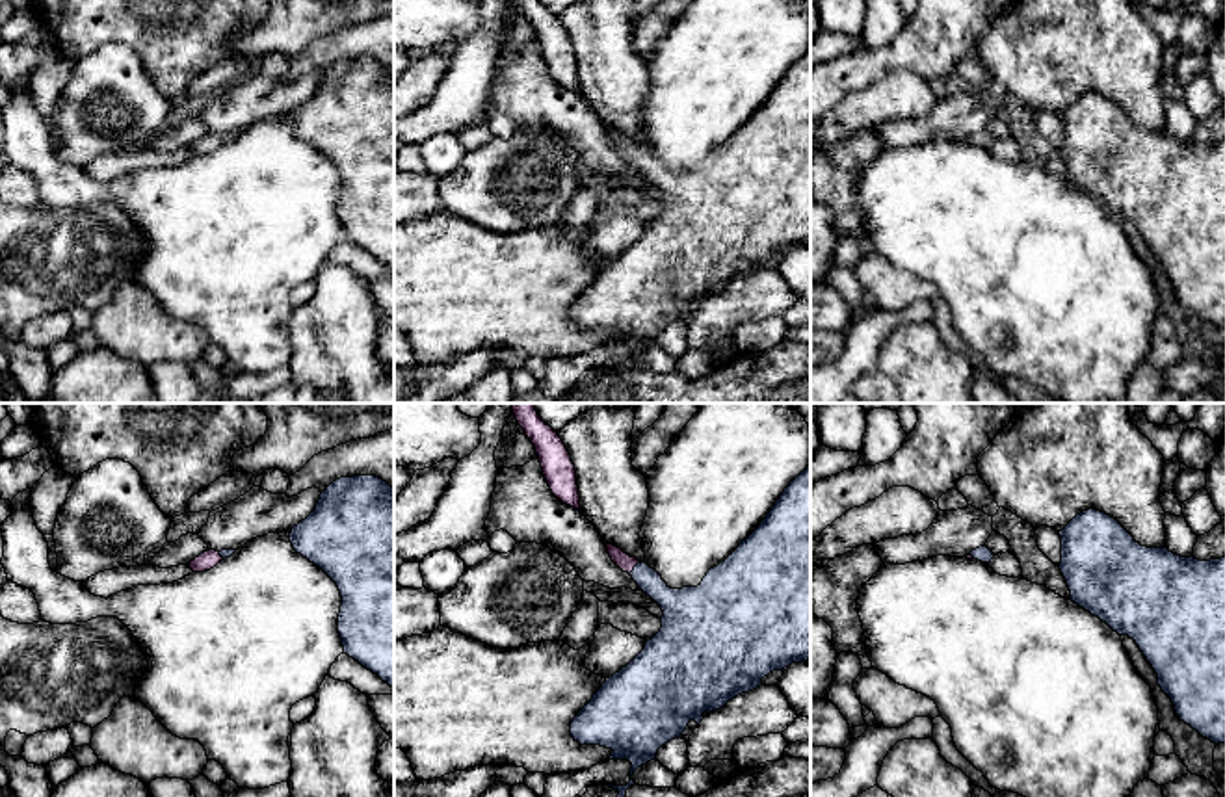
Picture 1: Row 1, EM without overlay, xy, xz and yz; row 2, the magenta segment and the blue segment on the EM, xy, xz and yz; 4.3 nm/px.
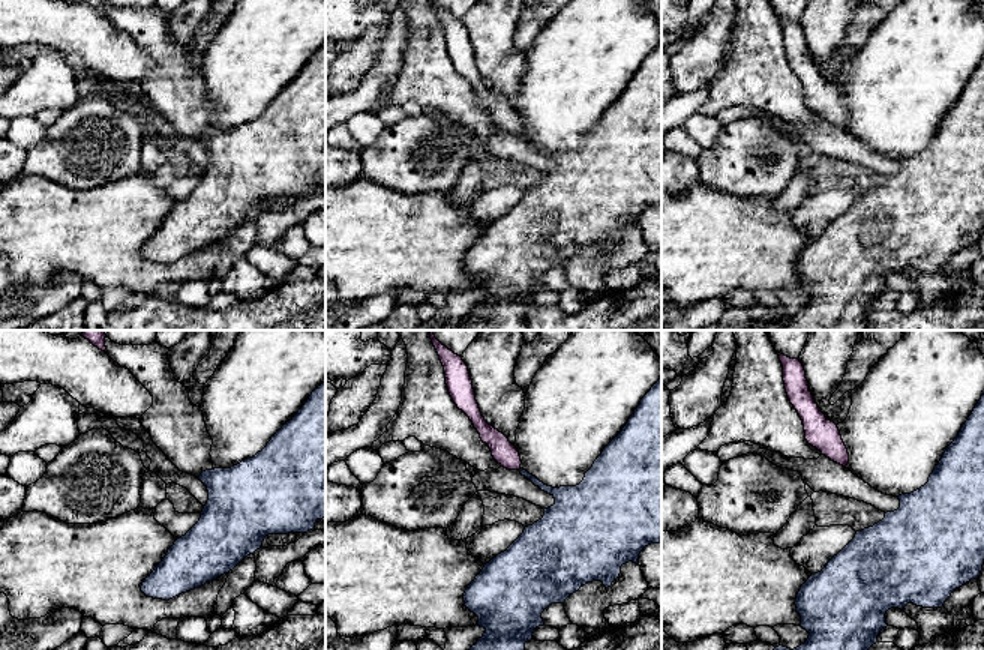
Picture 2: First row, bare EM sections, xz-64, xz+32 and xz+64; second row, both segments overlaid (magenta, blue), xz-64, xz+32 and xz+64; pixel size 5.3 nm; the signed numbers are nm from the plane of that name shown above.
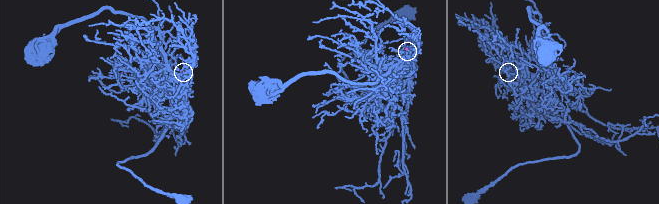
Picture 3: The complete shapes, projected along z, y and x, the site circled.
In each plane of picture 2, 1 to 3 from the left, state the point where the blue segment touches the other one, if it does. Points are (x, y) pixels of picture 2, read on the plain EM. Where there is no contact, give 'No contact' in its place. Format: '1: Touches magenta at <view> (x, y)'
1: No contact
2: No contact
3: No contact

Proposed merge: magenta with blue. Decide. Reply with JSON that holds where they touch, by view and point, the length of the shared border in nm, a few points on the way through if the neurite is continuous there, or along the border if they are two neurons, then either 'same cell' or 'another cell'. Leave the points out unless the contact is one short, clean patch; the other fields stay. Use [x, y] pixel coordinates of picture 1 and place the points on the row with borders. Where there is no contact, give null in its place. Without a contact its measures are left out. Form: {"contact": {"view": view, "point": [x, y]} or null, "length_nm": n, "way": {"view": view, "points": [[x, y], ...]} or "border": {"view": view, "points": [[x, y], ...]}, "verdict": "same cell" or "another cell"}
{"contact": {"view": "xz", "point": [634, 565]}, "length_nm": 70, "way": {"view": "xz", "points": [[627, 563], [634, 565], [677, 604]]}, "verdict": "same cell"}

